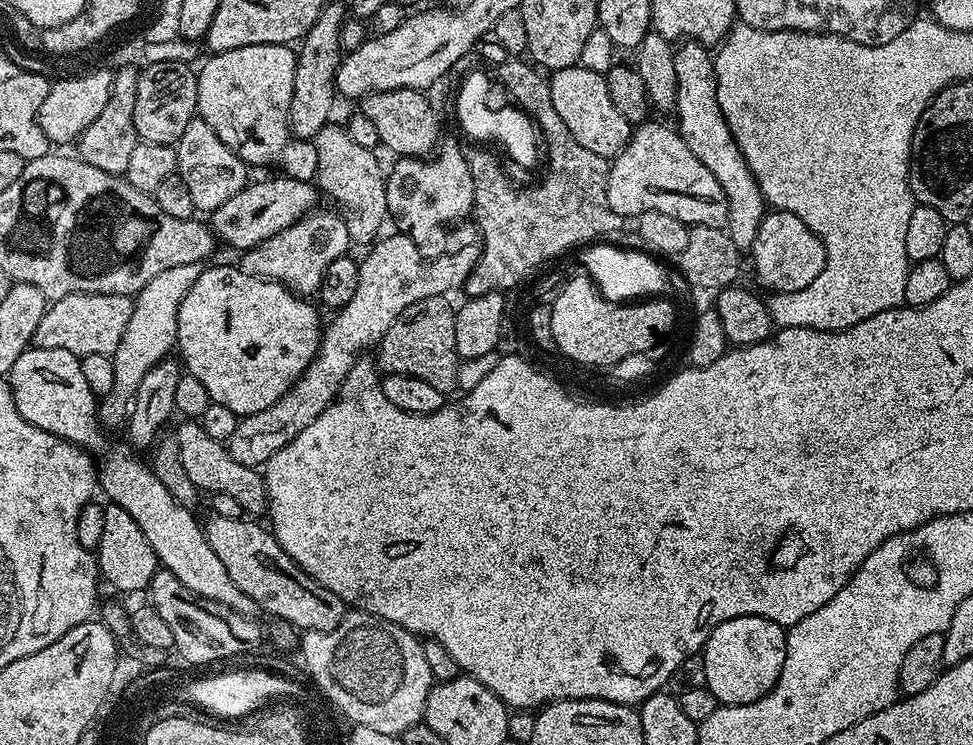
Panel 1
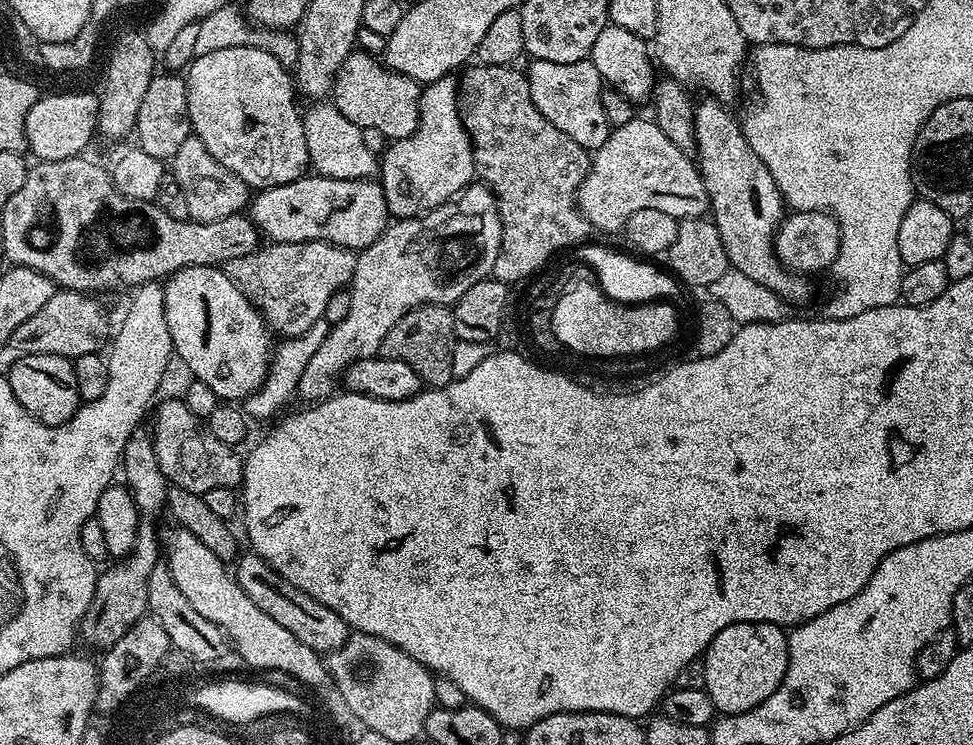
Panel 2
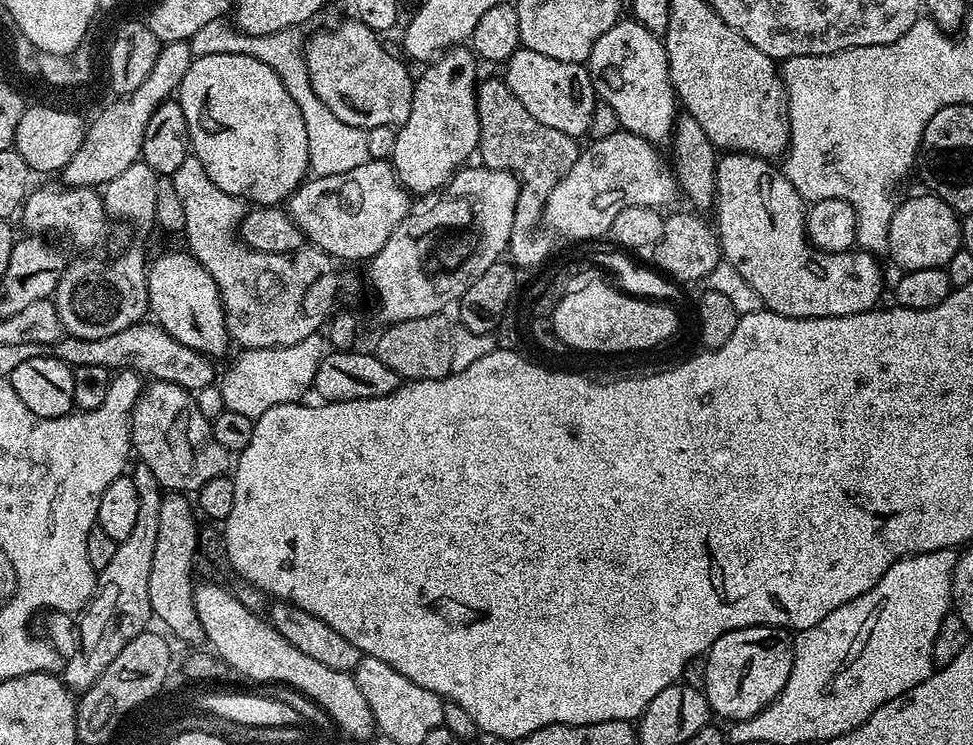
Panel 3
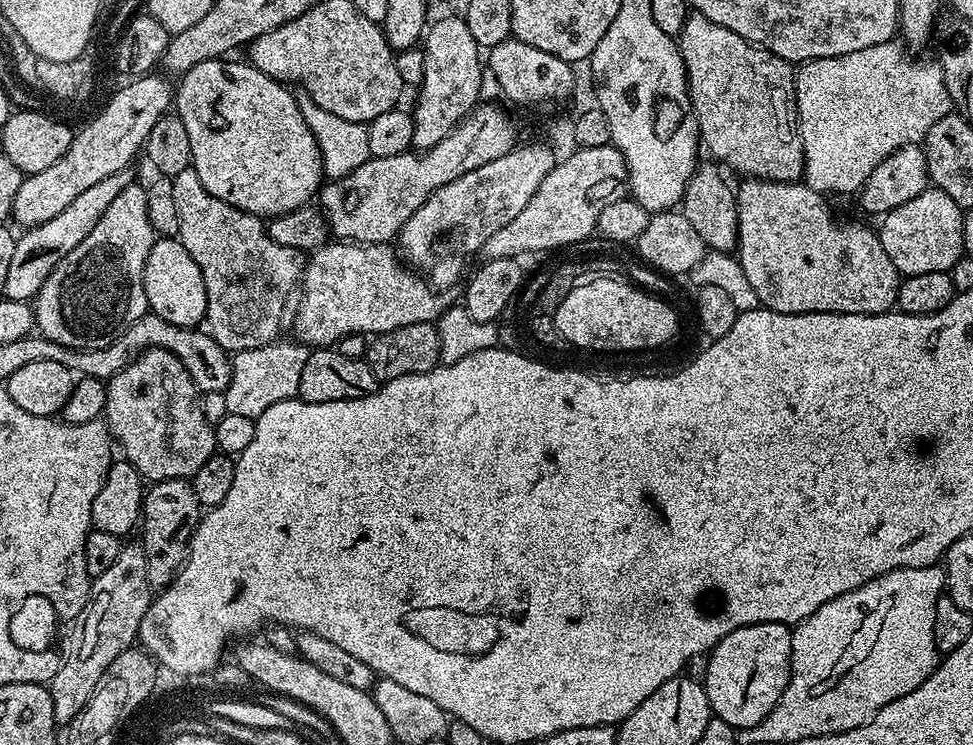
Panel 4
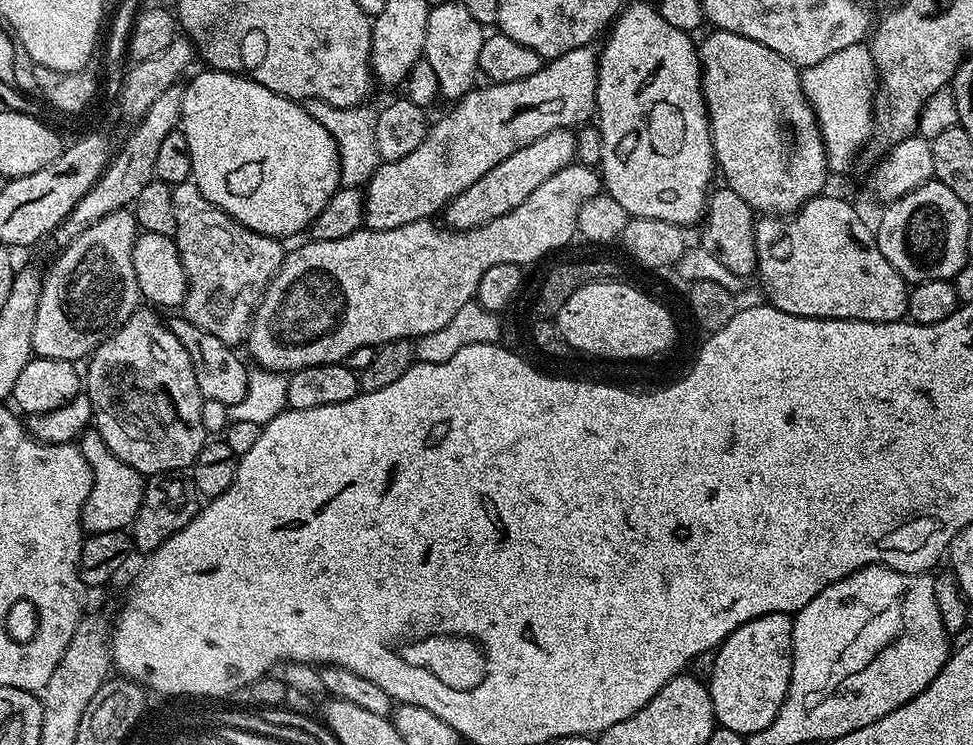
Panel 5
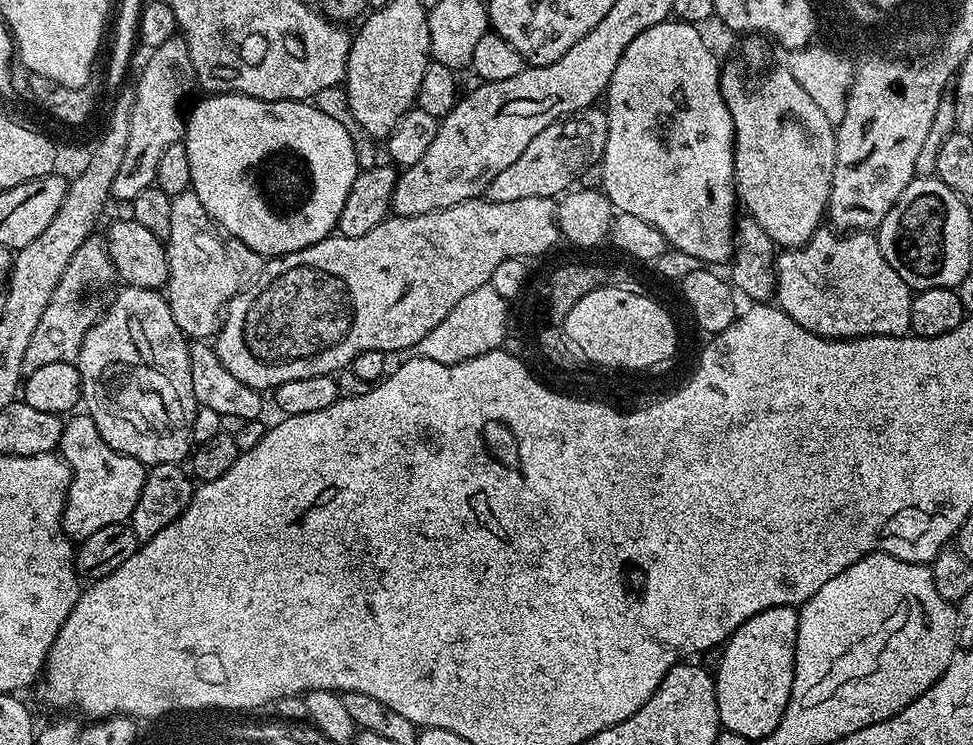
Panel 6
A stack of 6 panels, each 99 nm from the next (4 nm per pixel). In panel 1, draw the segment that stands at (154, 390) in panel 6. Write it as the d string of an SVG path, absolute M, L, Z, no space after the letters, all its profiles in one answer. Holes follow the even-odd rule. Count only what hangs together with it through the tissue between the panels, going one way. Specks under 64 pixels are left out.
M184 422L180 429L175 429L174 435L180 443L186 474L201 493L230 494L230 498L234 498L234 502L243 506L245 513L252 518L260 518L267 513L268 487L265 486L264 477L257 469L242 466L242 462L234 462L227 447L221 441L210 438L210 434L206 434L206 430L199 423Z

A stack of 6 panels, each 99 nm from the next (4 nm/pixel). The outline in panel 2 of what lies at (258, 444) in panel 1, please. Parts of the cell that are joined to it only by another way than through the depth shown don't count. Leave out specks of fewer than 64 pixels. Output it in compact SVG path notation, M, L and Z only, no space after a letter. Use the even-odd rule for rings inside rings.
M473 182L460 193L454 200L448 200L442 206L438 206L434 210L424 213L423 216L414 216L411 220L397 219L395 222L389 223L388 229L378 237L369 248L363 249L356 257L356 265L354 266L354 274L352 275L352 283L350 285L350 310L346 313L346 318L342 318L342 322L331 325L329 336L322 346L315 351L314 356L306 363L306 370L302 372L300 381L296 385L296 392L304 402L319 402L329 399L333 395L332 392L338 388L338 377L345 372L354 362L365 360L371 356L377 355L382 346L382 338L386 338L386 334L390 334L390 326L394 326L394 322L398 322L412 308L421 308L424 304L442 304L451 306L455 304L458 298L462 298L462 294L466 294L466 290L470 290L470 286L474 286L474 282L482 282L492 276L492 267L498 258L498 250L502 242L502 222L498 214L498 206L496 205L496 196L482 182Z

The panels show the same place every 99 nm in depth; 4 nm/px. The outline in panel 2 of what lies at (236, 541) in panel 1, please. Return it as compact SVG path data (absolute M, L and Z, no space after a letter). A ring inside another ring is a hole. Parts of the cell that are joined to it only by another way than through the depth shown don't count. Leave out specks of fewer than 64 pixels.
M241 555L235 561L234 575L242 590L254 602L254 606L259 606L265 614L270 614L274 622L290 630L290 634L294 634L298 642L310 646L310 650L314 650L317 654L333 652L345 644L350 635L348 623L338 614L334 614L330 606L322 606L318 598L310 598L310 594L283 580L261 556L247 555Z

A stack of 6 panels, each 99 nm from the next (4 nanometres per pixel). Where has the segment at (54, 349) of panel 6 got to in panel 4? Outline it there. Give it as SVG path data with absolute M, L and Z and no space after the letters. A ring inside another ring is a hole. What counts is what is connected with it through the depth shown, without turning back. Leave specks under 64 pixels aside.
M139 182L128 184L126 190L106 206L106 214L98 218L98 226L94 226L94 230L90 230L90 234L86 234L86 238L82 238L82 242L54 266L50 278L42 282L42 290L34 301L35 327L39 335L67 348L101 348L117 340L124 329L134 326L134 322L149 311L144 271L146 257L157 239L146 214L145 185Z

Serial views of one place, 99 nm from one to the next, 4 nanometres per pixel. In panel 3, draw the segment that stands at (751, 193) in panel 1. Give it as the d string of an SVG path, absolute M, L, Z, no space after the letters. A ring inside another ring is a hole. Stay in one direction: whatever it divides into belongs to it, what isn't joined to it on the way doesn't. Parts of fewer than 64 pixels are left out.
M725 151L716 162L716 195L714 197L714 213L716 212L715 227L718 229L720 237L720 254L721 257L730 266L734 266L734 270L738 270L738 274L742 274L742 278L746 278L746 282L750 282L750 286L758 294L761 305L769 312L777 312L783 316L793 316L794 318L810 318L811 316L849 316L850 314L858 314L859 312L870 312L873 308L881 303L880 295L884 292L884 276L880 273L880 264L875 255L871 252L863 250L851 250L847 252L822 252L811 243L808 233L805 232L805 215L806 202L798 194L798 190L794 190L794 186L784 176L783 171L772 169L773 161L763 156L751 156L749 152L730 152Z

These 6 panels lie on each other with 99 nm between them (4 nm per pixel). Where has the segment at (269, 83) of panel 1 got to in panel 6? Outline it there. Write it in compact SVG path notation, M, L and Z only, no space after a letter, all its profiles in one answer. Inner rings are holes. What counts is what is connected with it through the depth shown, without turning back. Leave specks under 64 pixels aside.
M221 92L208 94L203 97L189 111L186 116L186 127L182 142L186 146L186 154L190 154L190 178L192 179L191 191L198 194L198 202L210 214L210 218L231 239L246 242L250 250L254 250L262 258L285 256L291 252L302 250L314 242L322 242L327 236L336 232L336 222L341 214L343 203L346 202L346 194L350 192L350 186L354 182L358 171L356 158L356 145L353 133L340 122L334 122L330 114L322 114L322 110L316 108L315 103L303 100L259 100L249 96L239 96L233 92Z

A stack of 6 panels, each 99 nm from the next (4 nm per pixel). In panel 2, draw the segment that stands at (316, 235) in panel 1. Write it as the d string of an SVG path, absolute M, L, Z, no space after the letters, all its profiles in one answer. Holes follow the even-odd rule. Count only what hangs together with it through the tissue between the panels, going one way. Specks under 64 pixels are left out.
M324 240L314 242L290 242L289 244L265 243L256 251L242 258L230 258L222 267L224 273L242 290L242 294L260 311L261 318L277 337L287 338L300 336L310 330L314 322L324 318L326 302L345 286L351 285L357 253L350 248L339 248L327 244Z

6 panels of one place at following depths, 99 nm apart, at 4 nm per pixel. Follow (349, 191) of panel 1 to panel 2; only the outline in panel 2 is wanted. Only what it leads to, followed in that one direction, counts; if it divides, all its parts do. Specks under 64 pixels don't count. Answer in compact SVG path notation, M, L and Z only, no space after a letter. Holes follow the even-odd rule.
M312 106L309 107L312 108L309 112L303 113L306 150L308 151L308 163L311 171L317 176L342 178L343 180L367 180L375 177L378 172L378 156L371 153L365 145L363 128L359 128L354 122L350 122L350 118L346 118L346 114L342 114L342 110L338 110L335 106L320 107L324 106Z

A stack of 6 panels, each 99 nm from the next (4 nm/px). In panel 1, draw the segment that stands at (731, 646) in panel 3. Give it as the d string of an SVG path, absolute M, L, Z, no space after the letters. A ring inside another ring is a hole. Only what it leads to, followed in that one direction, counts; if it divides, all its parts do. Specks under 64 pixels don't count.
M739 616L722 622L712 631L702 649L706 666L706 687L715 694L720 704L749 704L755 700L761 700L779 682L787 653L786 629L772 620L761 616Z

